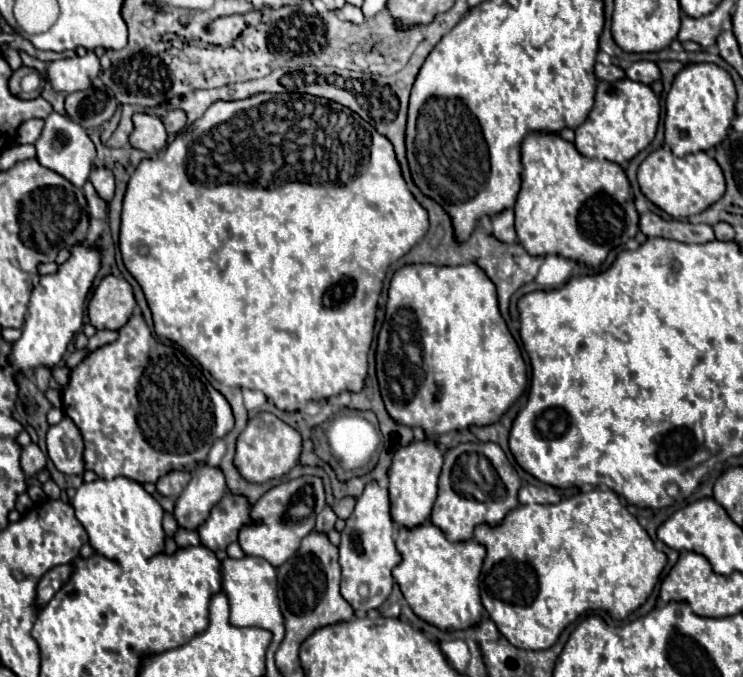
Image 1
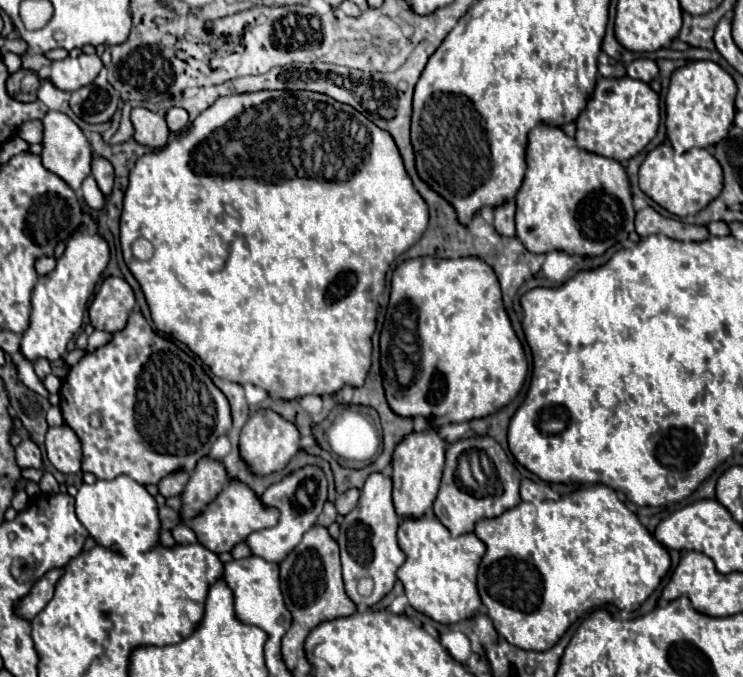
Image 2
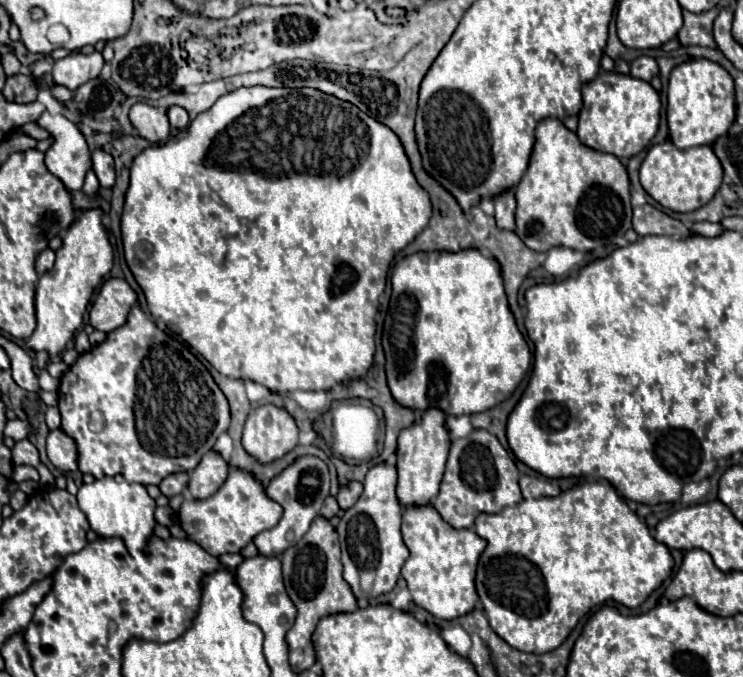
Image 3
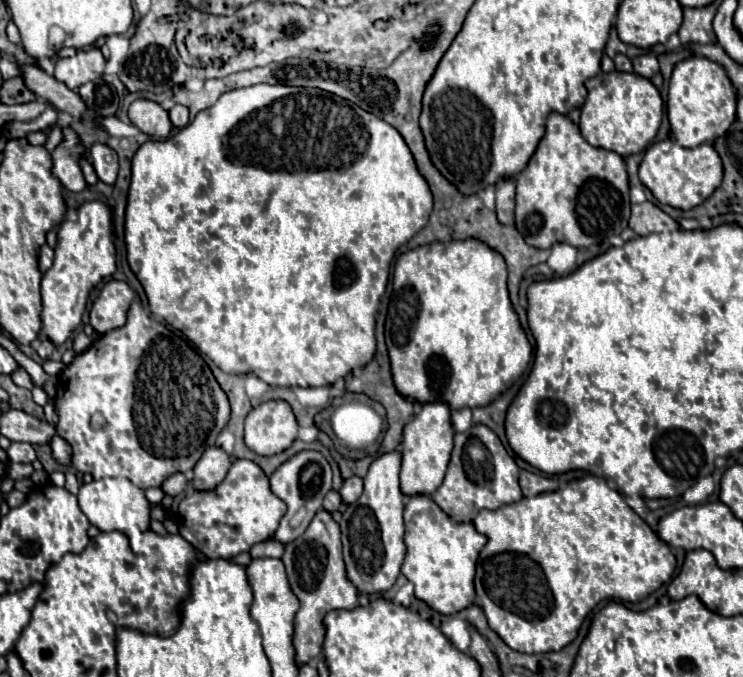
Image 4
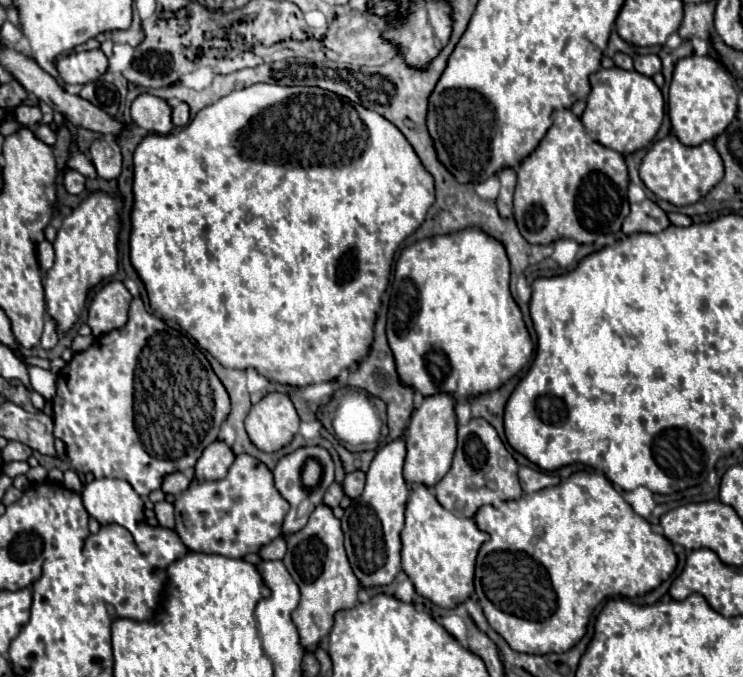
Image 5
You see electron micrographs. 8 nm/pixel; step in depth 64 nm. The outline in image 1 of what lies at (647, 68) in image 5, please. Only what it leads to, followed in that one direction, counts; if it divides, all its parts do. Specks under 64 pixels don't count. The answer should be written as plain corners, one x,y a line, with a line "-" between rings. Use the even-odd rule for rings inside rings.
638,60
634,62
628,70
626,70
626,78
630,80
636,80
636,82
642,82
642,84
652,84
654,80
660,78
660,70
654,62
648,62
648,60

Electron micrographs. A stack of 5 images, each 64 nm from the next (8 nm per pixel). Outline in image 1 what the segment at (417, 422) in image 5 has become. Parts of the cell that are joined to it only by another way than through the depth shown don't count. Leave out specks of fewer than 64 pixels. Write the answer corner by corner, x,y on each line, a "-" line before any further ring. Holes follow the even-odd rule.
424,438
420,442
412,440
412,444
398,448
394,452
388,490
390,490
390,504
392,504
390,514
396,524
412,528
428,520
432,504
436,500
436,492
438,492
438,476
442,472
442,462
444,462
444,456
438,444
432,442
430,438

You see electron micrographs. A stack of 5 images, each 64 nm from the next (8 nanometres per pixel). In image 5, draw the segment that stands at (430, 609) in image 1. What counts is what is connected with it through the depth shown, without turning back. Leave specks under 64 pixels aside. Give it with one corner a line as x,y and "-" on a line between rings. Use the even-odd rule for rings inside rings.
416,484
410,488
406,504
406,524
400,532
402,570
414,582
416,592
442,608
454,608
474,590
474,562
478,548
488,540
472,518
456,516
446,510
434,496
434,490

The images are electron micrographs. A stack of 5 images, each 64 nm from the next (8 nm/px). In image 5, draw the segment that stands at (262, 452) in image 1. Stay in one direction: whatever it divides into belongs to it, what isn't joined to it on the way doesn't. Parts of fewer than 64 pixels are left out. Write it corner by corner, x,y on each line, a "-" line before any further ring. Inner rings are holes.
272,392
254,404
246,416
250,440
264,452
286,446
300,428
300,416
288,394

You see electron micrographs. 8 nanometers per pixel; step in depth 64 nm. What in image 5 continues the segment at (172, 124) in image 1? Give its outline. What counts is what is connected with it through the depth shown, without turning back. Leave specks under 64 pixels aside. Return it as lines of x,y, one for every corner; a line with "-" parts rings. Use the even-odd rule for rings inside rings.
180,102
180,104
172,110
172,122
174,122
176,126
186,126
188,120
190,120
190,108
188,108
188,104

